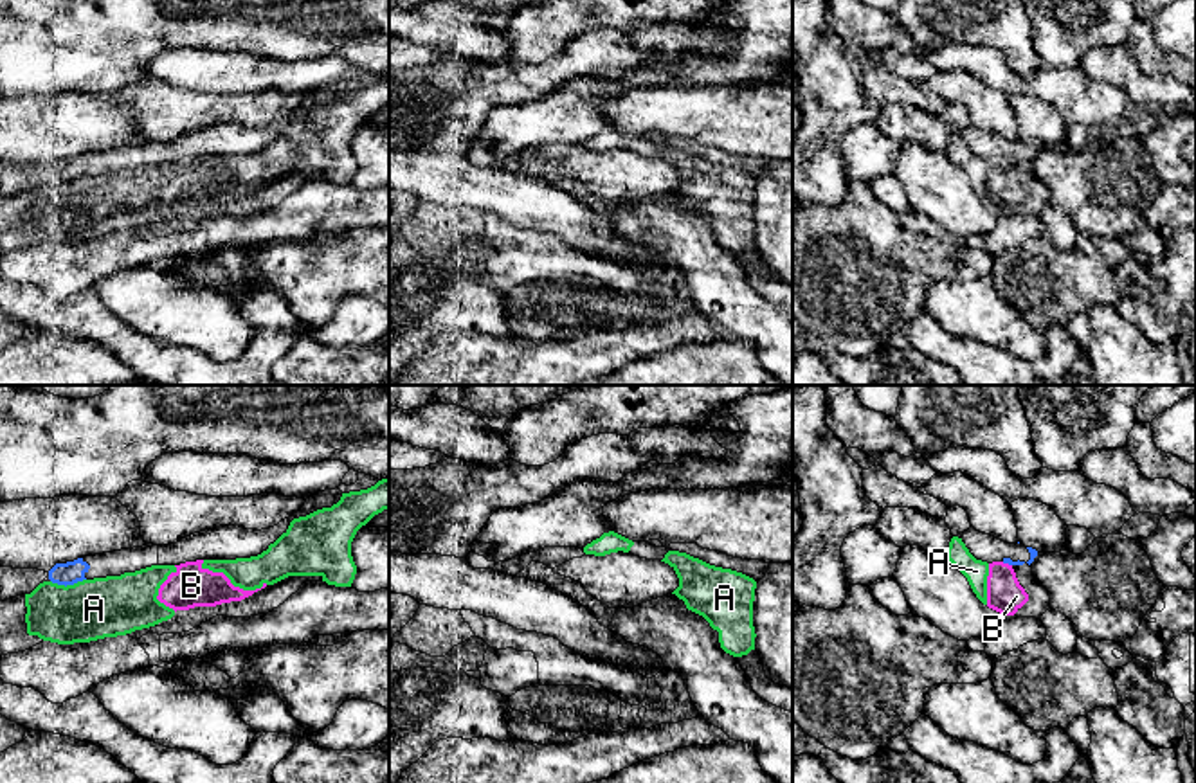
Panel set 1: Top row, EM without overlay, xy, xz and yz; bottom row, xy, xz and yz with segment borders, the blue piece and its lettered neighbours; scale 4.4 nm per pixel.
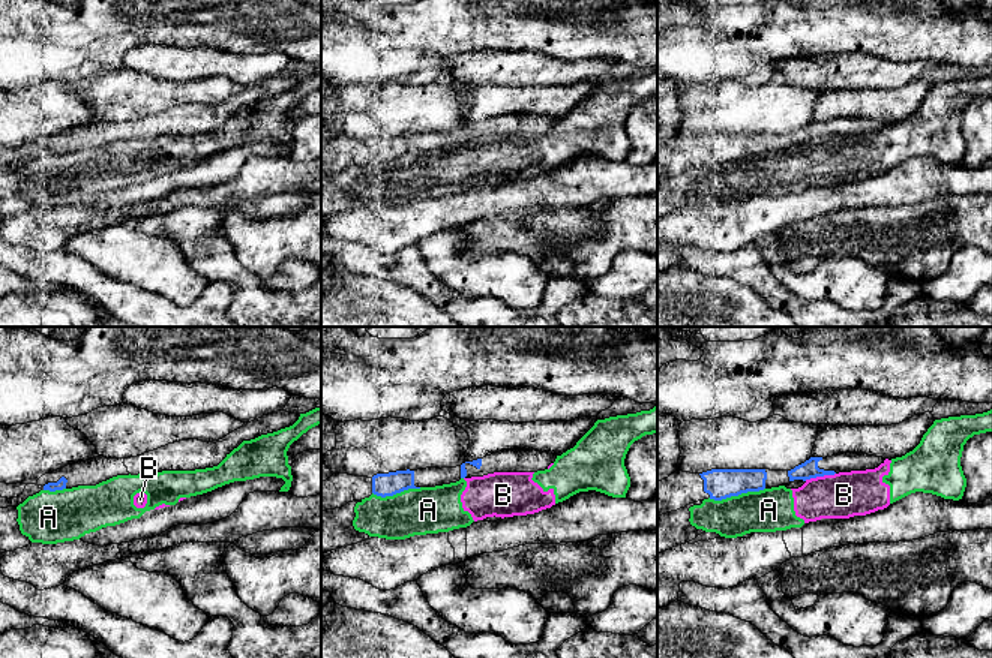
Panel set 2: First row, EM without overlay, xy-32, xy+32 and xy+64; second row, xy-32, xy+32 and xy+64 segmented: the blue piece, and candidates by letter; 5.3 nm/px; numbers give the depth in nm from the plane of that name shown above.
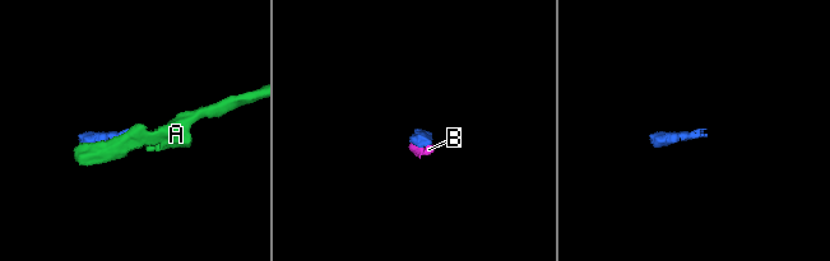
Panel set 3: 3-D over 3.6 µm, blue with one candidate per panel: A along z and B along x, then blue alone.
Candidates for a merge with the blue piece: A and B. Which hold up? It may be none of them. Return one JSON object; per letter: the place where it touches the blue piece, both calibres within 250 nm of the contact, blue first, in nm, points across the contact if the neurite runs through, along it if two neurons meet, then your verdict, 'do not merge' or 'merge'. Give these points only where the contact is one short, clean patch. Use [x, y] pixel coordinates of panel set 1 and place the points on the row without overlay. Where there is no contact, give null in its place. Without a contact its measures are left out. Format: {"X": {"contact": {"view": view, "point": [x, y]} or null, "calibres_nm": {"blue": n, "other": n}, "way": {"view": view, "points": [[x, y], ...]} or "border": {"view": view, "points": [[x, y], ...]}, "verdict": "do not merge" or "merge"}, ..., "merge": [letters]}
{"A": {"contact": {"view": "xy", "point": [67, 180]}, "calibres_nm": {"blue": 100, "other": 280}, "verdict": "do not merge"}, "B": {"contact": {"view": "yz", "point": [1007, 159]}, "calibres_nm": {"blue": 30, "other": 160}, "border": {"view": "yz", "points": [[1002, 159], [1011, 162]]}, "verdict": "do not merge"}, "merge": []}

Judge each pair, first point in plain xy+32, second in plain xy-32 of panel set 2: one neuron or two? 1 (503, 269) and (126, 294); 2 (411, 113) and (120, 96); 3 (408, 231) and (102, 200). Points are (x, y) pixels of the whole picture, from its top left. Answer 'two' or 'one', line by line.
1: two
2: two
3: two

